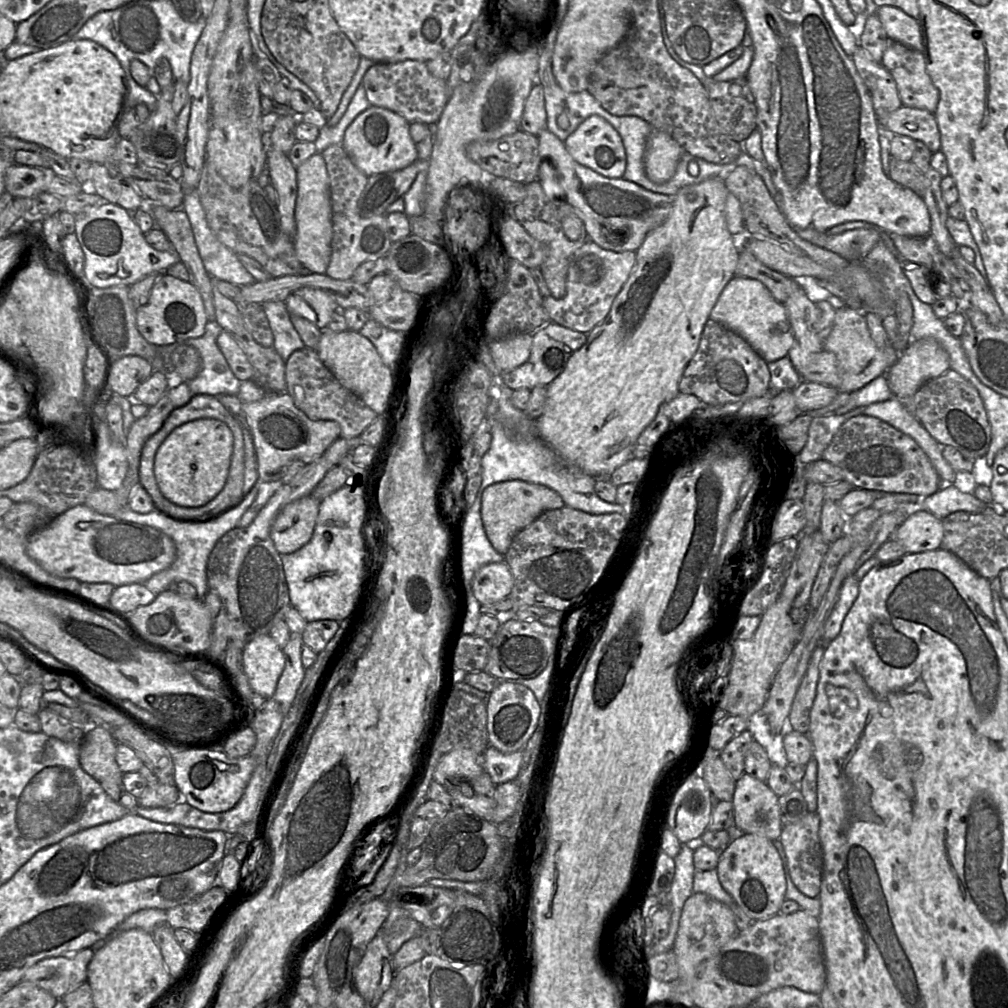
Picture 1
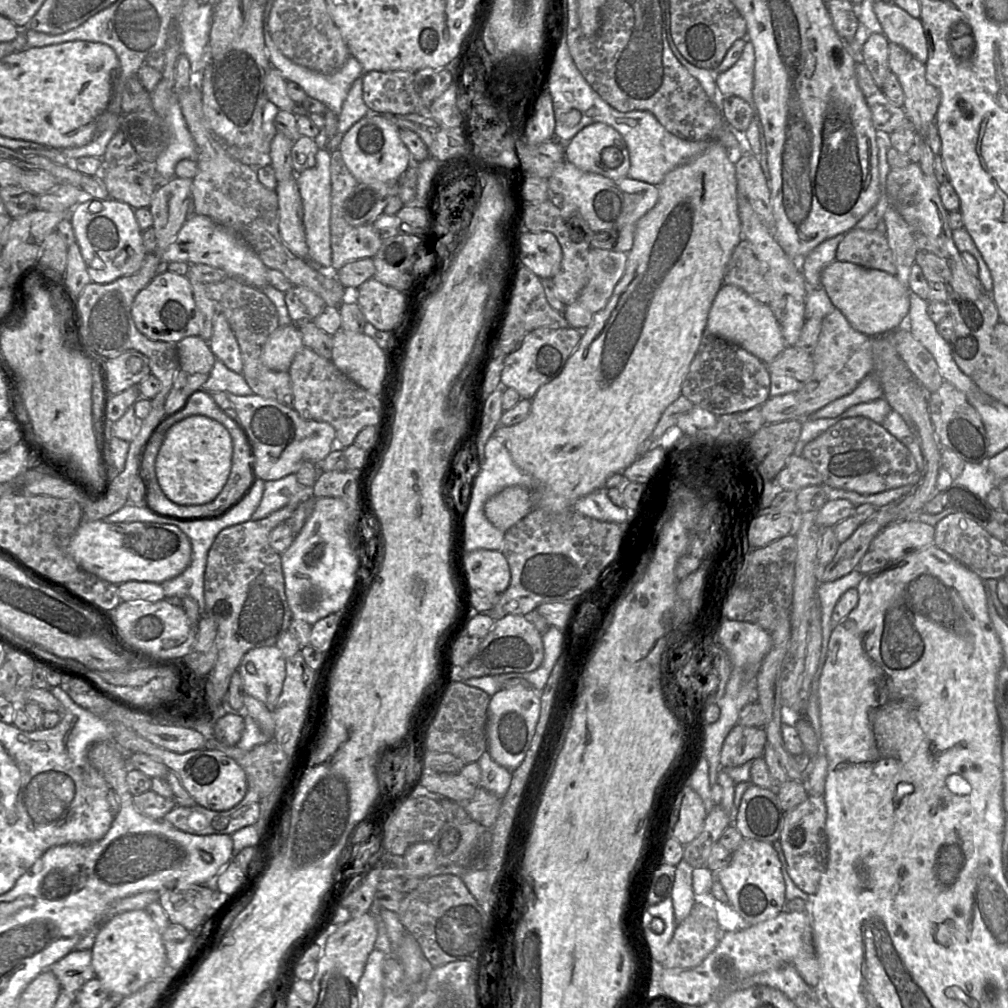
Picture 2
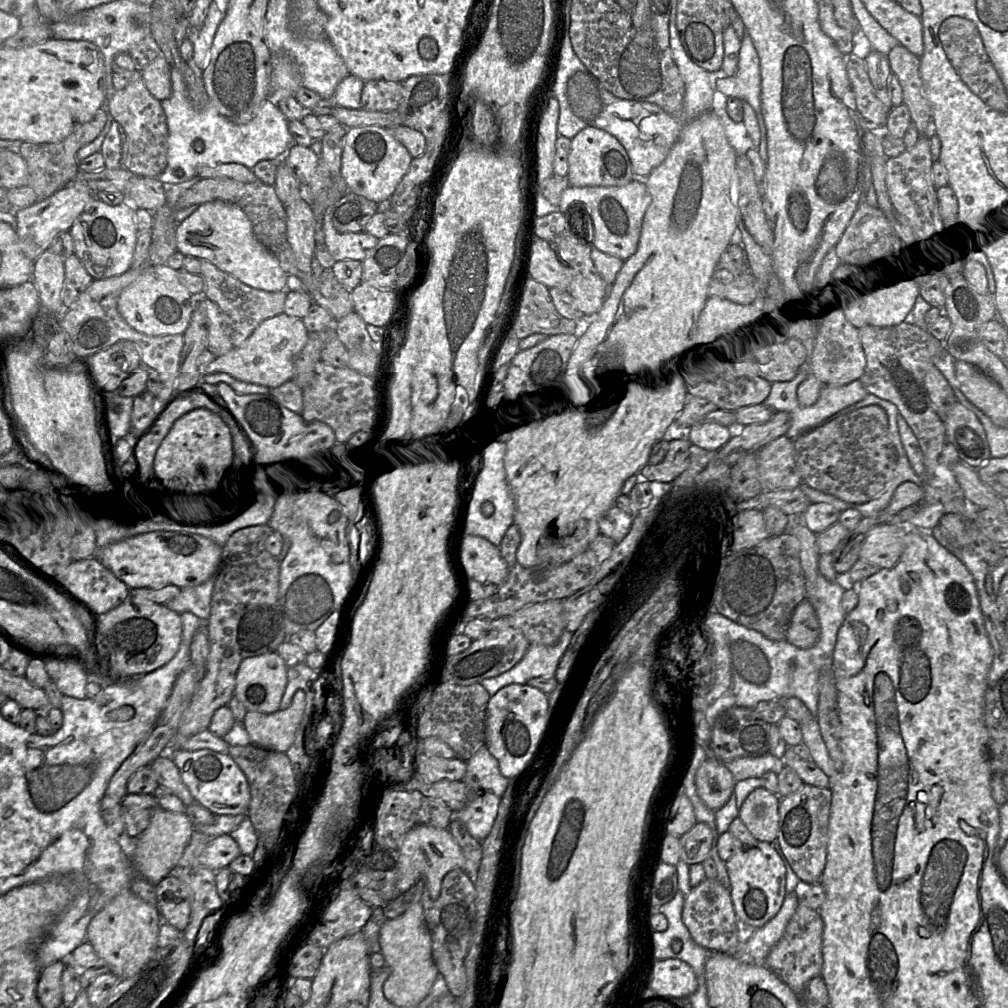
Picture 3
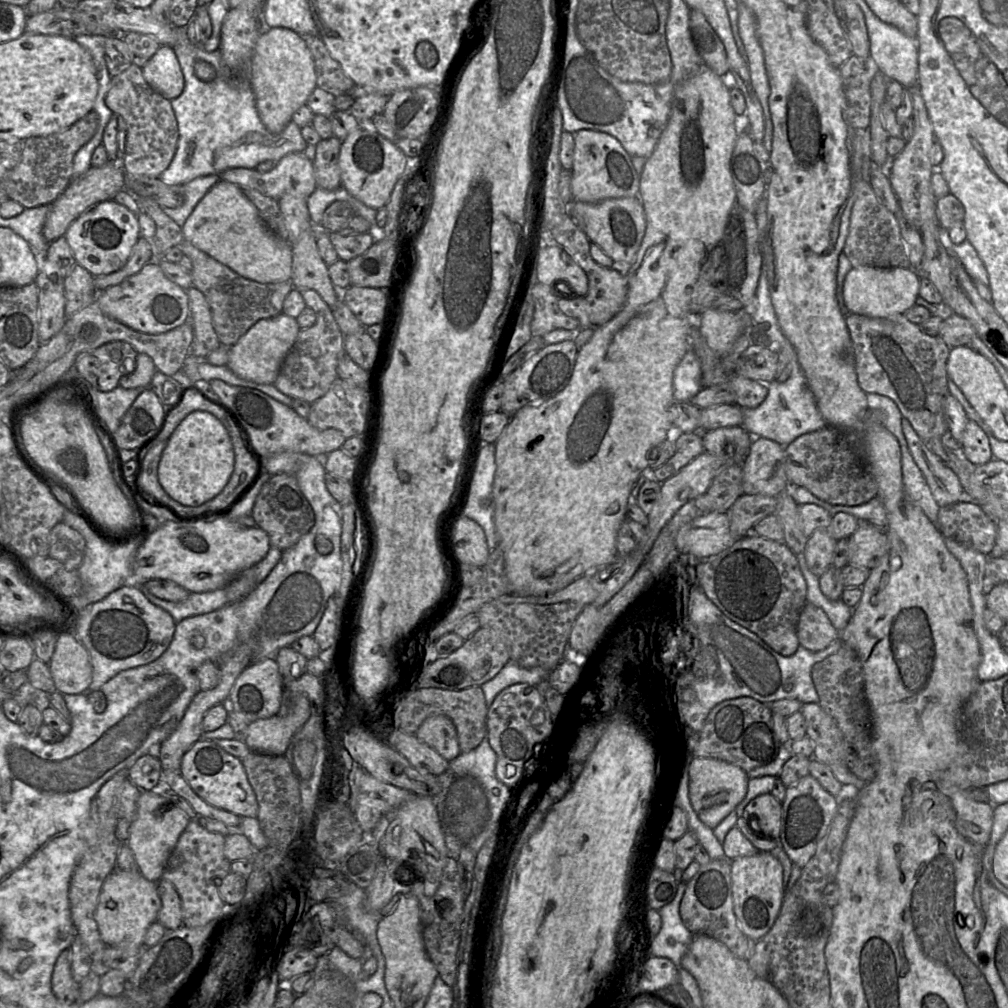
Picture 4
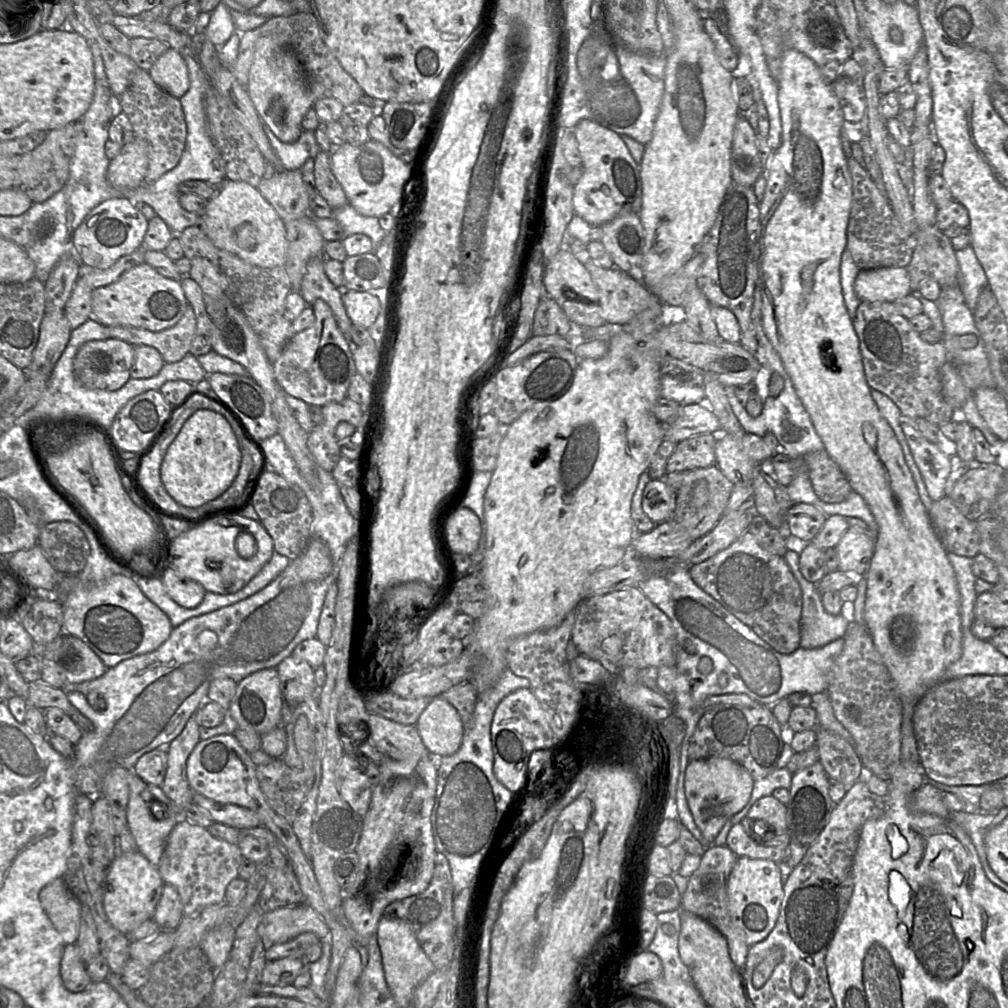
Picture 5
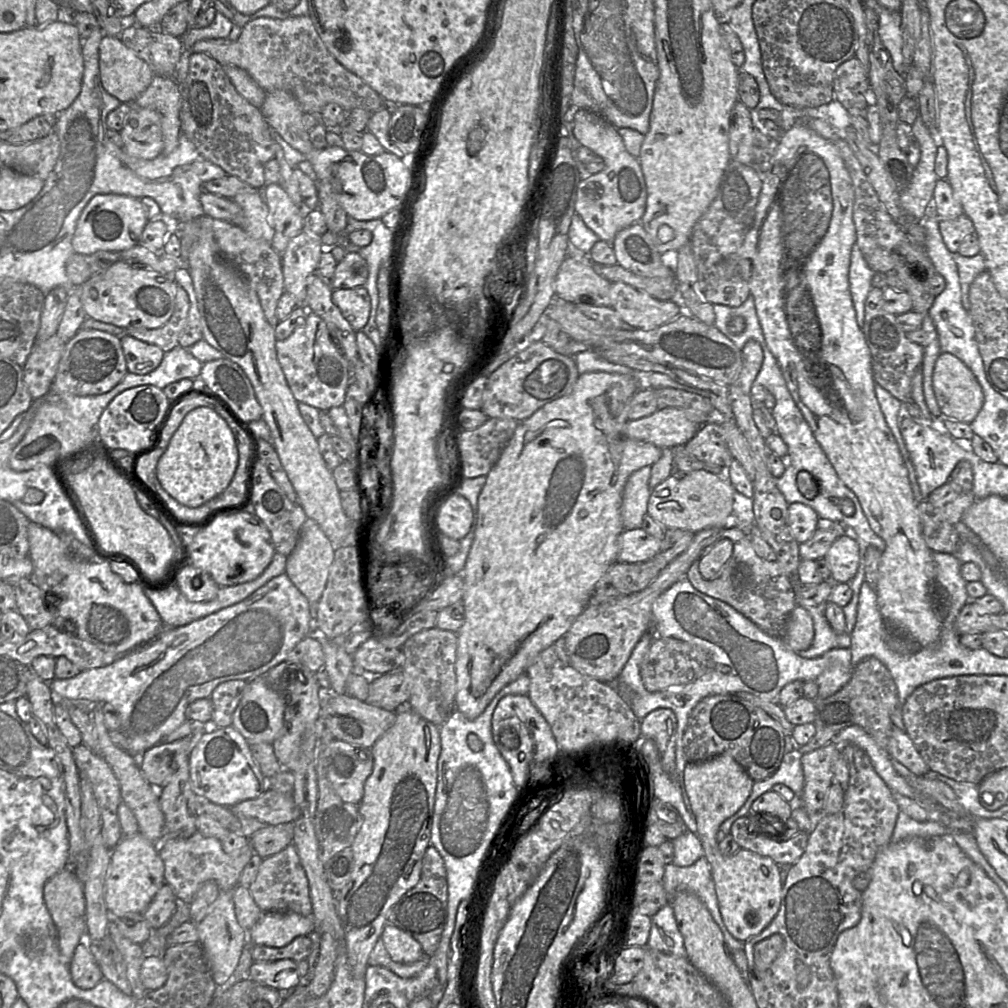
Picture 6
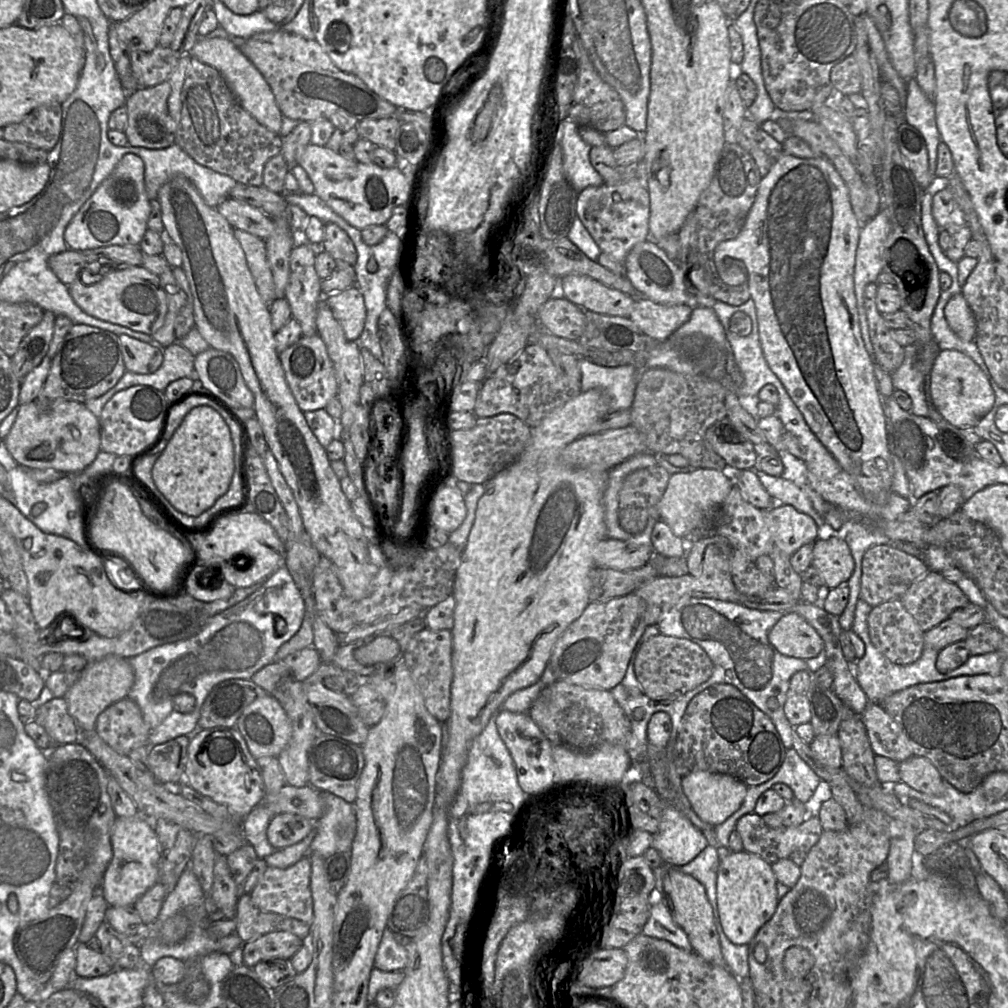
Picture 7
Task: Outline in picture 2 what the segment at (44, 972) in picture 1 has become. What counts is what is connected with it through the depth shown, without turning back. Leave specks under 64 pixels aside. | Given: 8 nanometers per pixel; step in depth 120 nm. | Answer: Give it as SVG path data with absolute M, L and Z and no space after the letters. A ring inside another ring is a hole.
M73 950L54 963L49 970L56 976L61 990L75 995L85 983L95 977L92 950Z

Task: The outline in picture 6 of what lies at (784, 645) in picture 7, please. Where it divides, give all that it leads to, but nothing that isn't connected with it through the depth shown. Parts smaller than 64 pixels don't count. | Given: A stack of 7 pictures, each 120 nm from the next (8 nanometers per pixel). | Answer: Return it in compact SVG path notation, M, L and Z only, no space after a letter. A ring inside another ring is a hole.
M796 605L791 612L782 638L795 652L806 650L811 646L814 638L813 619L803 606Z

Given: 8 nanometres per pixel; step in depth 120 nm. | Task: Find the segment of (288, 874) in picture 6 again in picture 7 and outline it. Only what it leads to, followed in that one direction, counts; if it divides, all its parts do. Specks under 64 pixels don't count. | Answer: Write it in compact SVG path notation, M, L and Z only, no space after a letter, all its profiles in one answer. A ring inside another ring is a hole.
M303 857L294 865L281 869L267 867L250 893L252 903L264 912L298 919L308 925L313 921L313 900L310 887L311 864Z

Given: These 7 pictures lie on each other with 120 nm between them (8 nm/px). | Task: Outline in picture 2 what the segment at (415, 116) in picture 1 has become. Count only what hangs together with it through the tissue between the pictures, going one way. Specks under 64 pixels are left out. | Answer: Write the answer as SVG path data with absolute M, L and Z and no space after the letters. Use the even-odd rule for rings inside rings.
M405 70L368 71L362 75L363 100L380 114L428 115L415 89L414 73Z

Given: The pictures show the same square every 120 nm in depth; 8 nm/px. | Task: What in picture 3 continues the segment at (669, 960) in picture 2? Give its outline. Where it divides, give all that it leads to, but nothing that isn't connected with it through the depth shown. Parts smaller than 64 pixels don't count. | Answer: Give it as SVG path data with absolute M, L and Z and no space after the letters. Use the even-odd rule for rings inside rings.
M706 878L691 889L684 899L682 921L692 939L711 952L734 952L740 944L737 915L731 899L730 888L725 888L717 879Z

